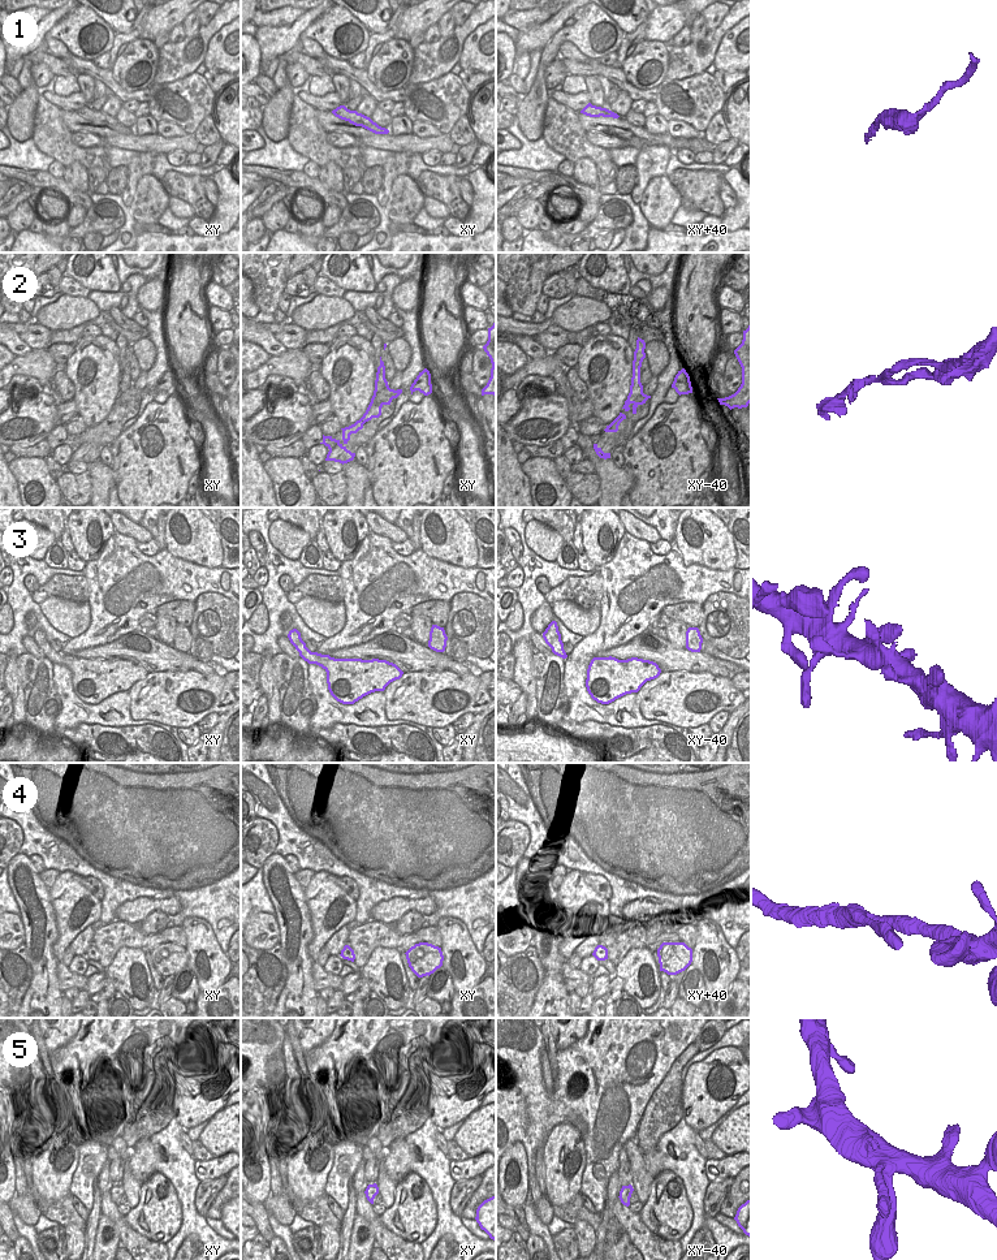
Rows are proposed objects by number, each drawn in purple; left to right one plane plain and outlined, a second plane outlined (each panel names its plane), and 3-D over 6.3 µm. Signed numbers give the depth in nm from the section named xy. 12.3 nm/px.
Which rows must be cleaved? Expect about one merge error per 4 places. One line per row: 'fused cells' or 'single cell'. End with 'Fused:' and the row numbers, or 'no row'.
1: single cell
2: fused cells
3: single cell
4: single cell
5: single cell
Fused: 2

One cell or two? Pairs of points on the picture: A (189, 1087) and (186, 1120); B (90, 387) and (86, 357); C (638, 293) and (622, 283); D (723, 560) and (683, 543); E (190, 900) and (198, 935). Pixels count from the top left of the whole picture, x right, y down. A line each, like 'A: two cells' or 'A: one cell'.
A: one cell
B: one cell
C: two cells
D: one cell
E: two cells

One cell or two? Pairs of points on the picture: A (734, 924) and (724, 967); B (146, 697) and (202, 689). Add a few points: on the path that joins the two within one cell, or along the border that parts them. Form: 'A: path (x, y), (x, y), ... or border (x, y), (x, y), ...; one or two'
A: border (710, 920), (717, 926), (725, 941), (733, 949); two
B: path (160, 697), (177, 697), (188, 689); one

